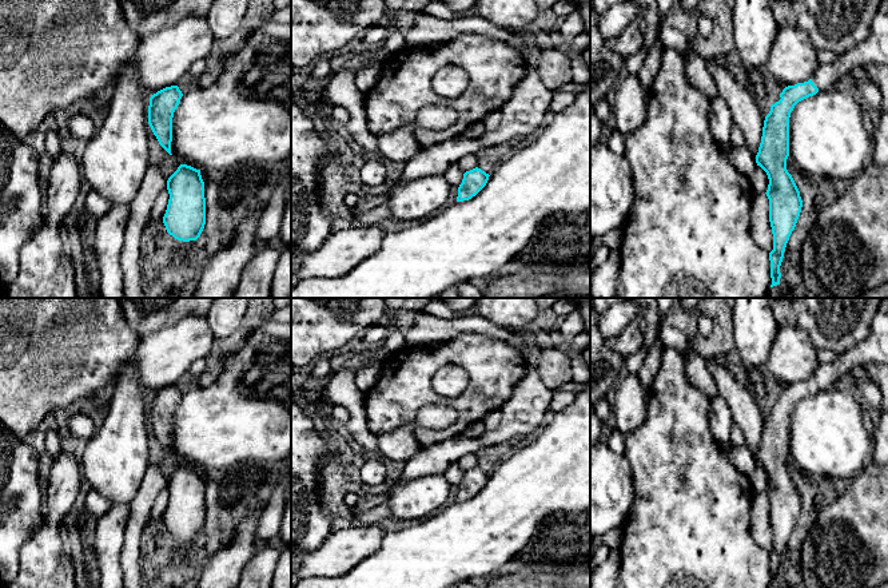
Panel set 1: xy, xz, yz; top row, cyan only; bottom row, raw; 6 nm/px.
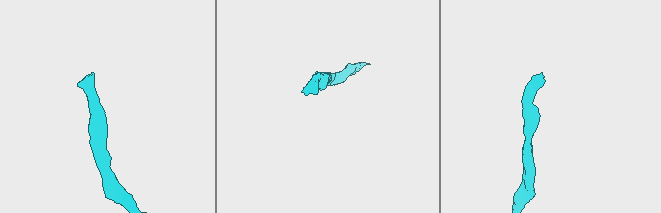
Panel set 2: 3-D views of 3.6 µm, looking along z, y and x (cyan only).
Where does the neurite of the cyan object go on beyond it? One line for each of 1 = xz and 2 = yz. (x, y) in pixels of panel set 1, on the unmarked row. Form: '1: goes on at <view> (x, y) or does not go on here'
1: does not go on here
2: goes on at yz (875, 348)

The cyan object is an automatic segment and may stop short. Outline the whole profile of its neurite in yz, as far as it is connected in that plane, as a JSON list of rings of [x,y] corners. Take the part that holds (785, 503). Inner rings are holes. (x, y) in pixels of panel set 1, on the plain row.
[[[888,298],[881,299],[872,329],[864,341],[840,353],[833,362],[819,363],[808,381],[785,386],[780,393],[781,398],[770,405],[765,416],[756,462],[769,478],[765,493],[769,498],[769,521],[773,533],[773,549],[769,552],[770,587],[780,584],[784,551],[803,506],[800,490],[787,469],[791,412],[799,401],[832,388],[841,377],[851,376],[855,368],[871,362],[888,363]]]

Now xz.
[[[478,466],[466,470],[458,486],[457,501],[469,500],[475,496],[486,485],[489,476],[489,473]]]

